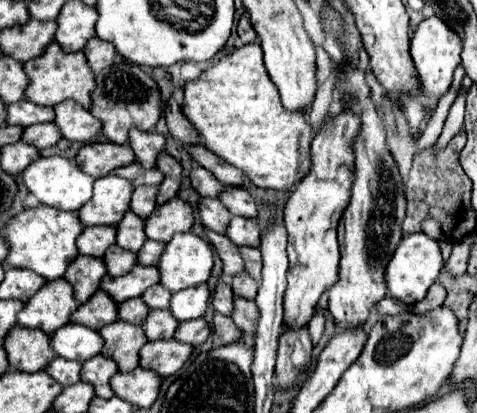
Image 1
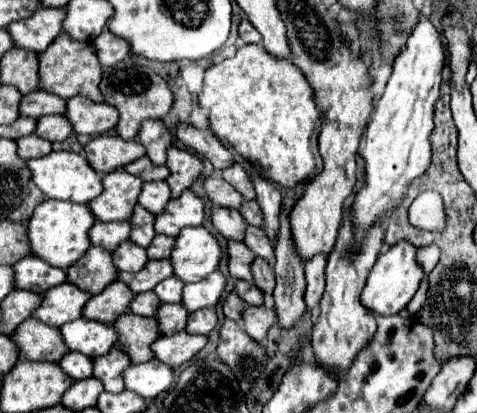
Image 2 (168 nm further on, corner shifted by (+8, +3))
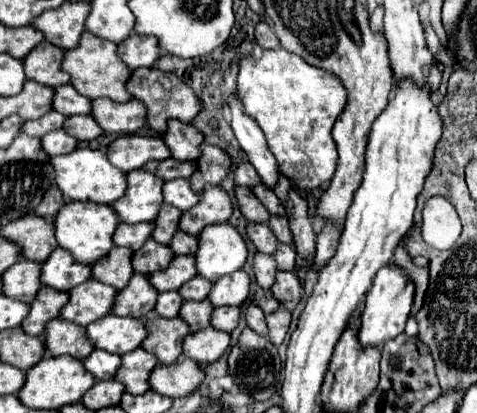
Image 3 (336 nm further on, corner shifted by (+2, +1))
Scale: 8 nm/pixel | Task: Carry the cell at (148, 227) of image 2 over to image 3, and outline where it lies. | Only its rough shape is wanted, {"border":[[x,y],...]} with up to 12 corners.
{"border":[[162,205],[152,239],[168,245],[178,229],[180,211]]}

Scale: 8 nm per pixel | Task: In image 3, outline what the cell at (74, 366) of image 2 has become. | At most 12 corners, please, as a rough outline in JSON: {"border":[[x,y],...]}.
{"border":[[92,351],[82,359],[96,381],[112,379],[120,355]]}

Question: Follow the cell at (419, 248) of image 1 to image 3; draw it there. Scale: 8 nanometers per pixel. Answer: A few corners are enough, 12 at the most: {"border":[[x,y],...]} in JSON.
{"border":[[388,263],[366,295],[358,339],[382,345],[404,331],[416,285]]}

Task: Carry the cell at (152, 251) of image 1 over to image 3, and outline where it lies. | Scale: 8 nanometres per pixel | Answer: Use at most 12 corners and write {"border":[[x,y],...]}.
{"border":[[176,231],[170,241],[174,255],[194,255],[194,235]]}

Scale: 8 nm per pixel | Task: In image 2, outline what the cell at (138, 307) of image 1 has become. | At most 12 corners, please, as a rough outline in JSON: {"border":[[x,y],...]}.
{"border":[[154,291],[134,297],[130,311],[154,317],[160,299]]}

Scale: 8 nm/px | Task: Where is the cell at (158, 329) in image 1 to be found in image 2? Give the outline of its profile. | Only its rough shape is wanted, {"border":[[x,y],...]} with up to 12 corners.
{"border":[[164,303],[156,313],[162,335],[184,331],[188,311]]}

